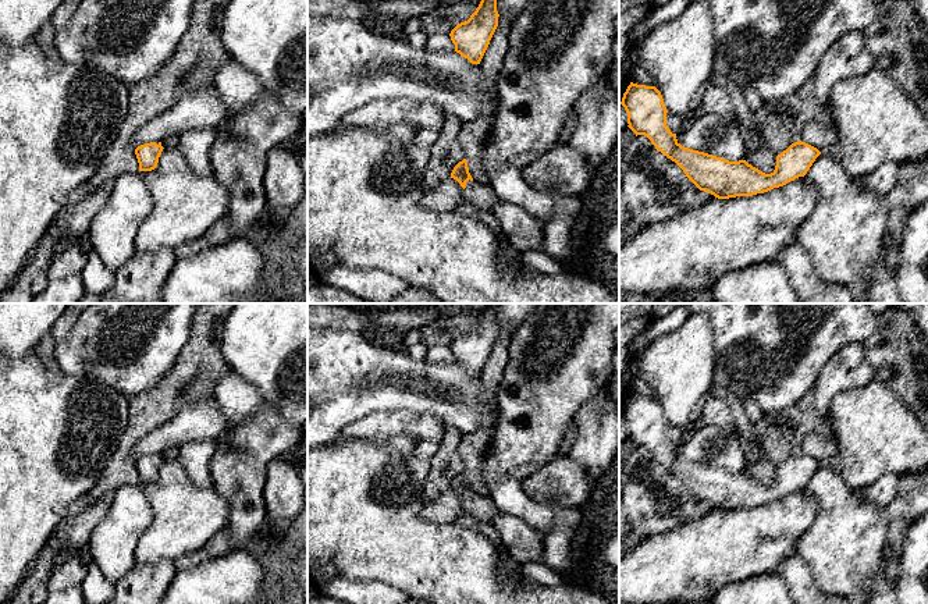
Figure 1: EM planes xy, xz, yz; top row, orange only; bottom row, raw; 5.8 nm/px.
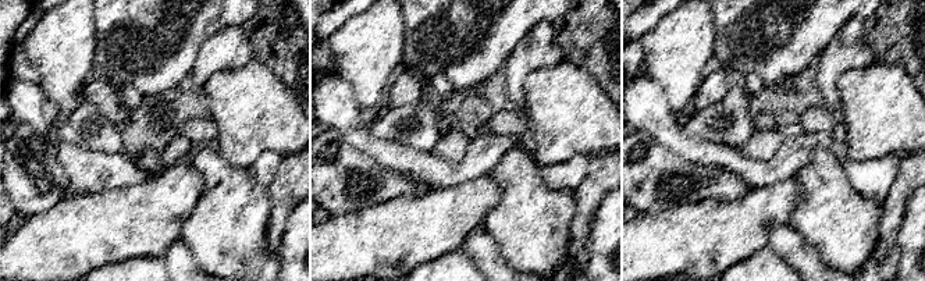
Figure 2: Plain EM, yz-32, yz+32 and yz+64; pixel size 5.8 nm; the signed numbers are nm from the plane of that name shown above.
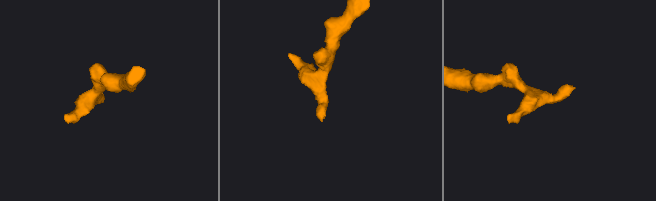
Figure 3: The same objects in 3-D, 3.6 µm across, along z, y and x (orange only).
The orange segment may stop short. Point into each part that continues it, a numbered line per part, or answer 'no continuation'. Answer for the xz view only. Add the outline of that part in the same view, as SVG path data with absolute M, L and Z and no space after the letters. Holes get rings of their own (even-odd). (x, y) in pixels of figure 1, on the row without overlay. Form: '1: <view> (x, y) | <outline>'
1: xz (482, 510) | M467 493L463 501L465 515L474 519L476 527L491 532L493 520L499 515L499 509L493 500L484 498L477 493Z

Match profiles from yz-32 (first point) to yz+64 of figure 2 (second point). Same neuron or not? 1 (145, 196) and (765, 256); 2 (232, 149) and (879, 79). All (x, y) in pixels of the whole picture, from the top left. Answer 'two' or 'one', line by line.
1: two
2: one

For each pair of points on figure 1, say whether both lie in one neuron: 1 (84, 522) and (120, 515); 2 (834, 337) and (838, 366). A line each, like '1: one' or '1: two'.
1: two
2: two

